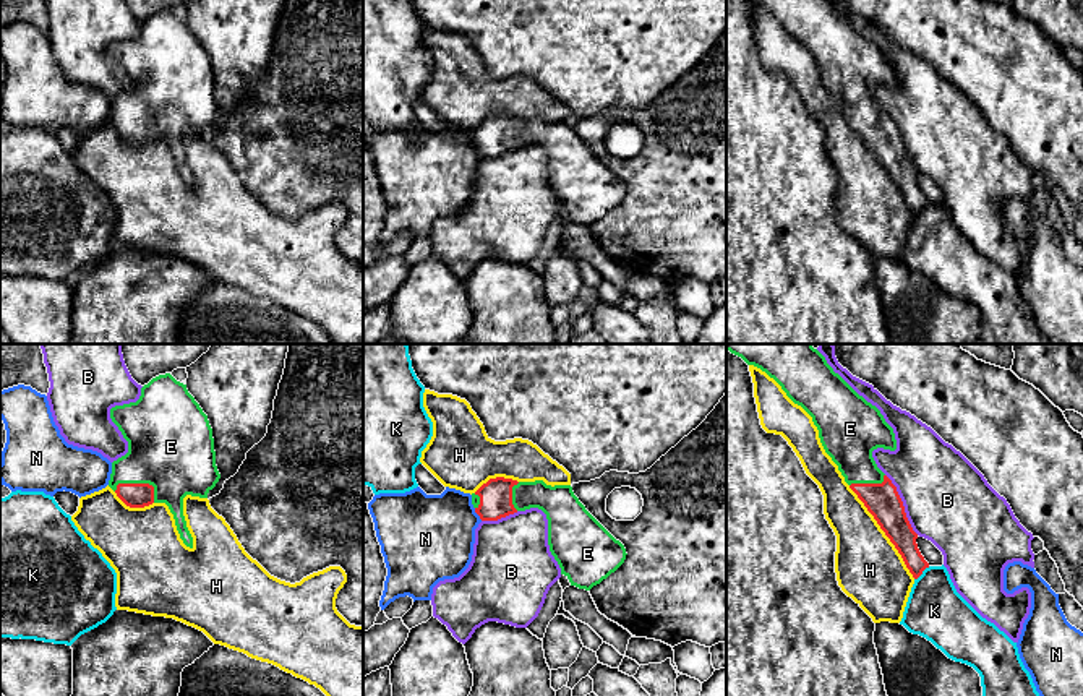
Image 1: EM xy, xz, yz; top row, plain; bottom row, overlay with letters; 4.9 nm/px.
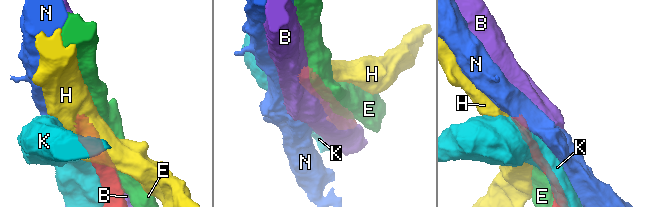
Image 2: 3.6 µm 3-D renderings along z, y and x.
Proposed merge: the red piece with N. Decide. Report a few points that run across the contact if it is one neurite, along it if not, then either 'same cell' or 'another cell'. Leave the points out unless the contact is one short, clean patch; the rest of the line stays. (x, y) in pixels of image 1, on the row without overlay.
line xz (474, 145), (482, 156); another cell

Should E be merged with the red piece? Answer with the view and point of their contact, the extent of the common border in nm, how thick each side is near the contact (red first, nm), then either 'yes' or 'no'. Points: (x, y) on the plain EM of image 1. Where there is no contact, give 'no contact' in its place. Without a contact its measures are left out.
contact xy (140, 120); length 220 nm; calibres 130 and 420 nm; yes

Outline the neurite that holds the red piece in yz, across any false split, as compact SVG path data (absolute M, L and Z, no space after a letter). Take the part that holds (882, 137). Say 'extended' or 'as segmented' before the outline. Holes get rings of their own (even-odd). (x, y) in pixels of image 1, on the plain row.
extended; M747 0L760 5L773 15L786 32L801 42L819 67L825 89L838 102L845 118L864 140L880 165L901 191L906 204L918 216L929 200L921 191L903 138L892 117L877 104L872 88L877 84L897 86L893 65L885 58L880 47L859 32L828 0Z

